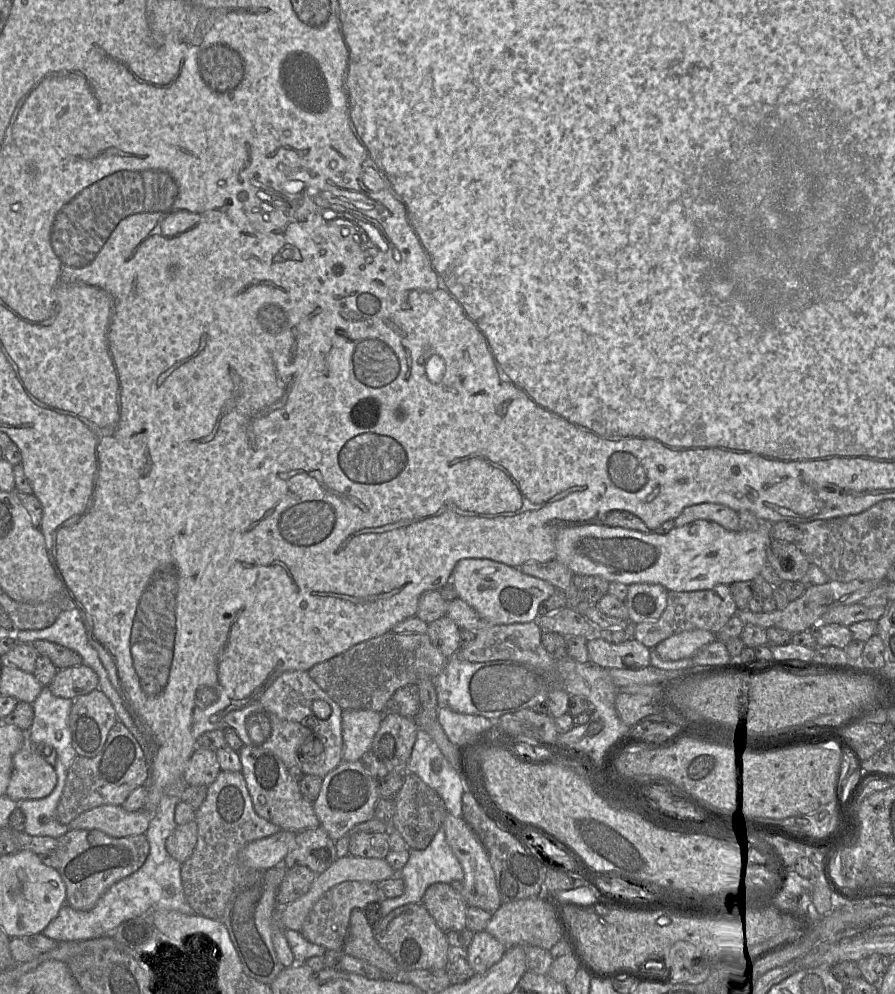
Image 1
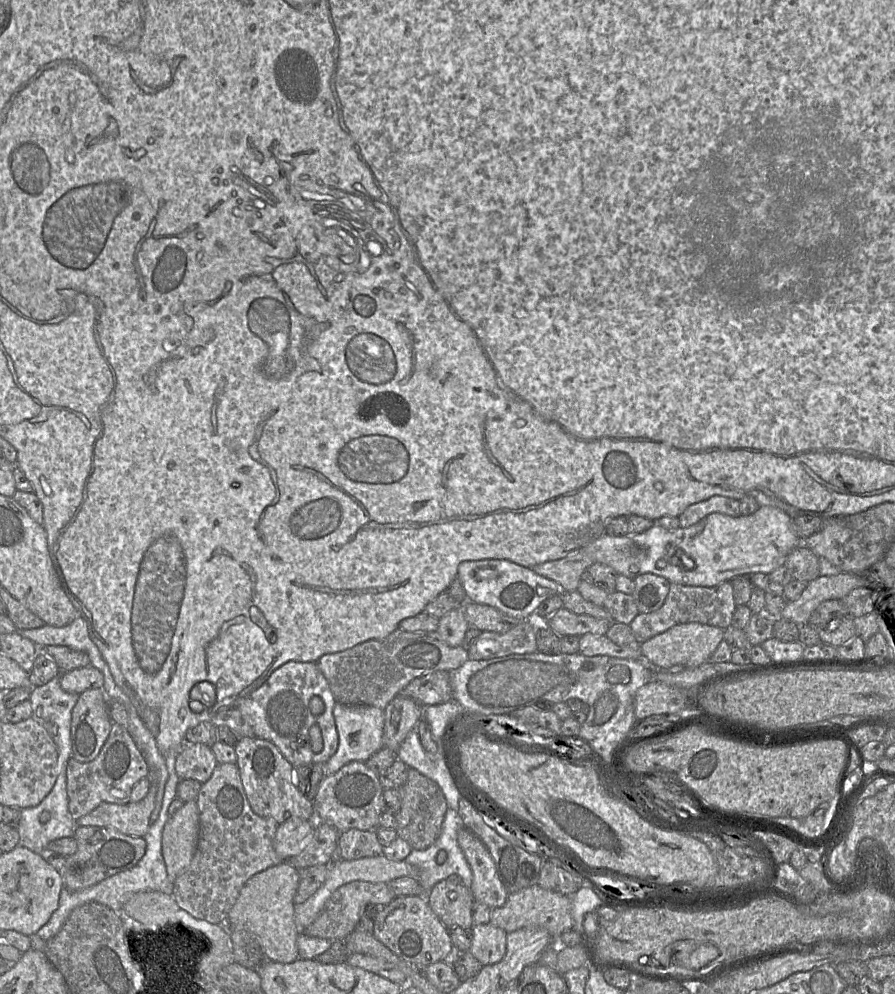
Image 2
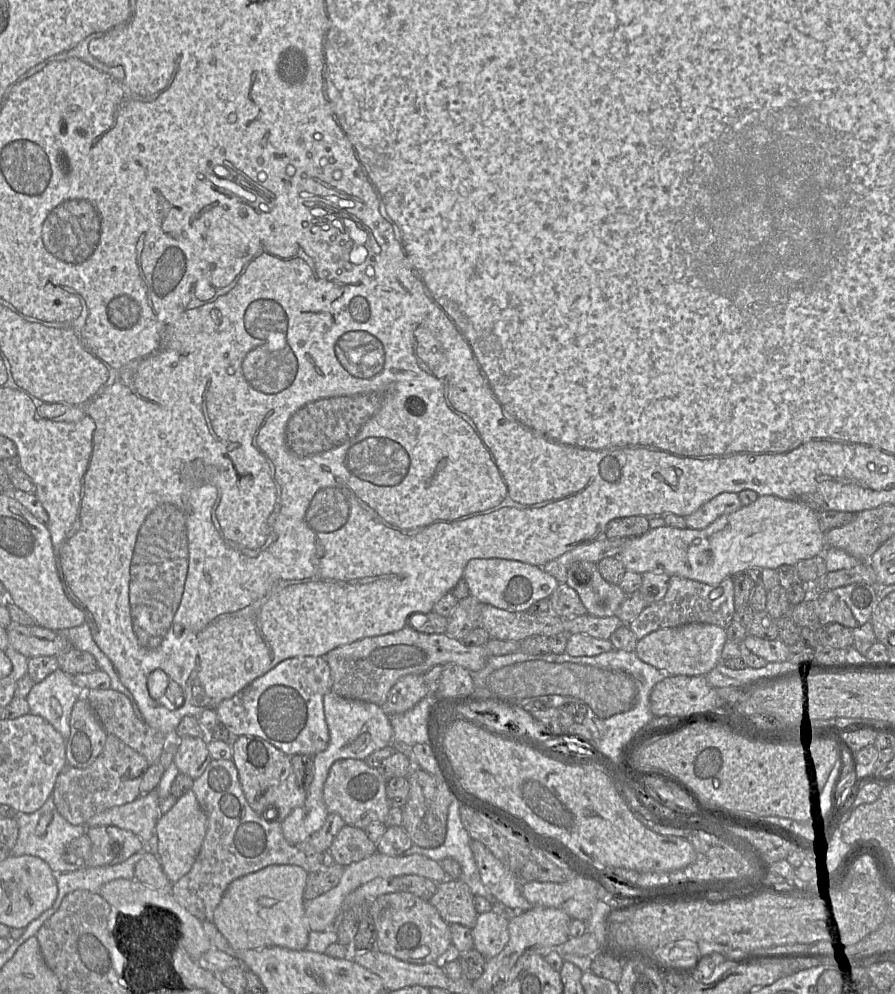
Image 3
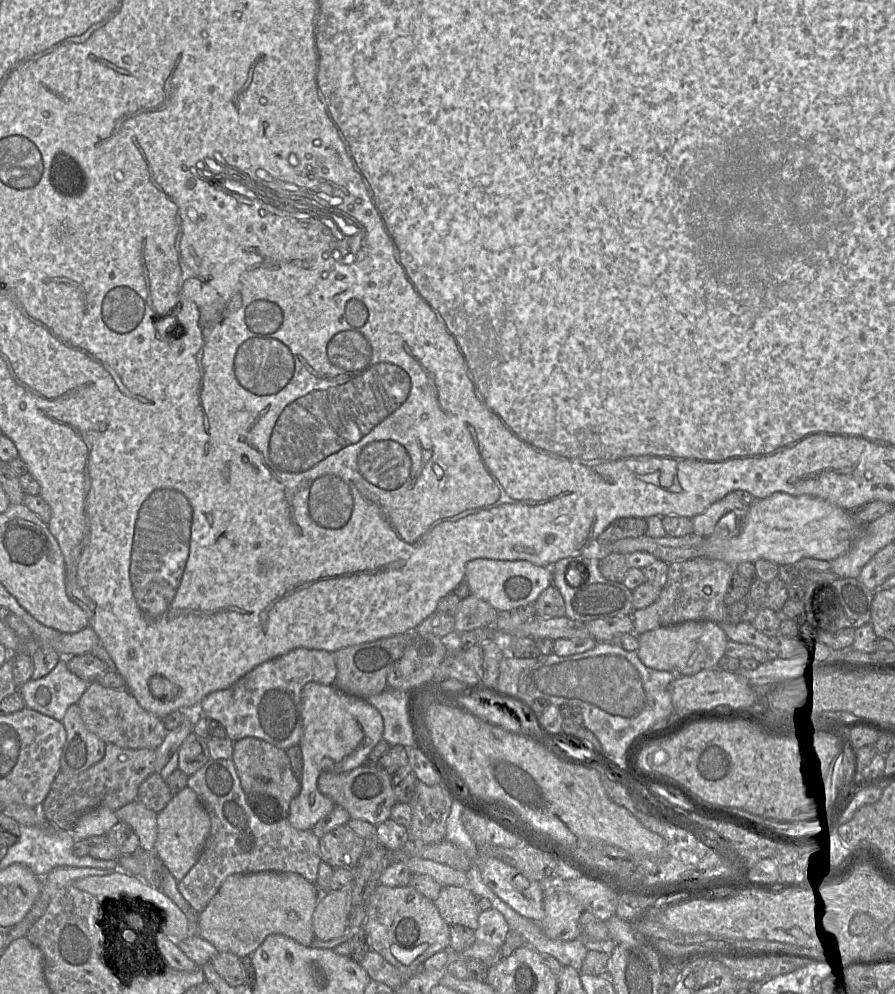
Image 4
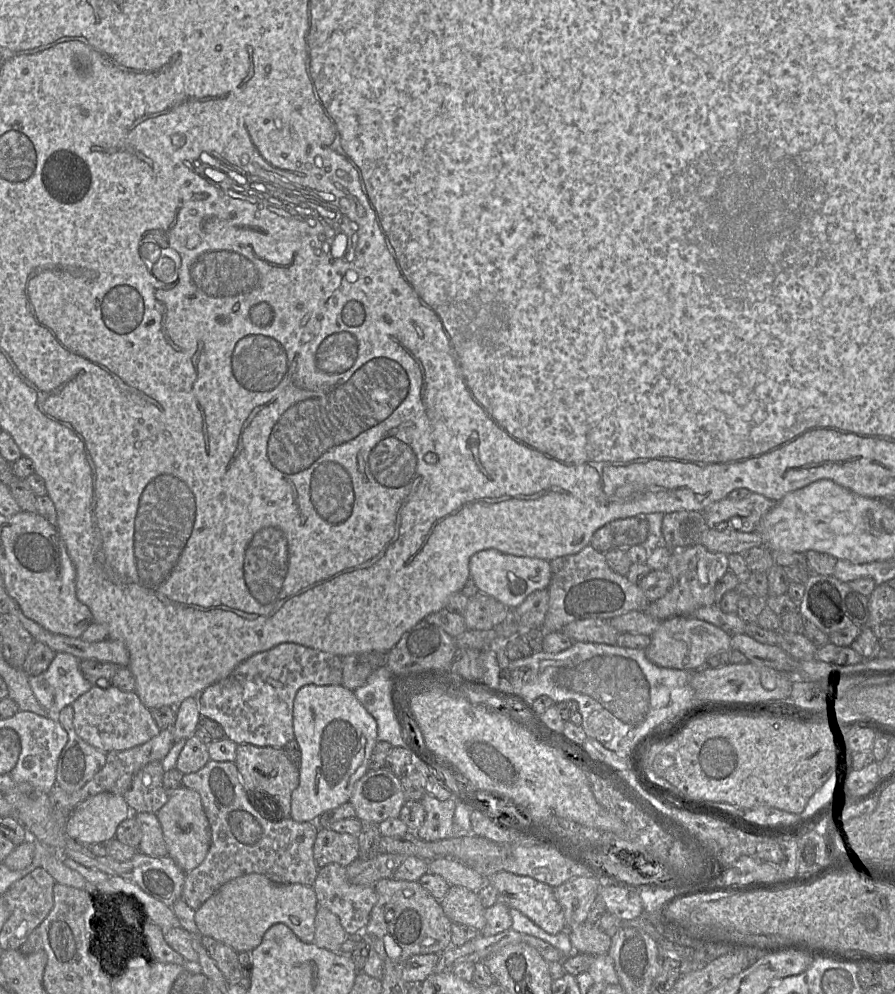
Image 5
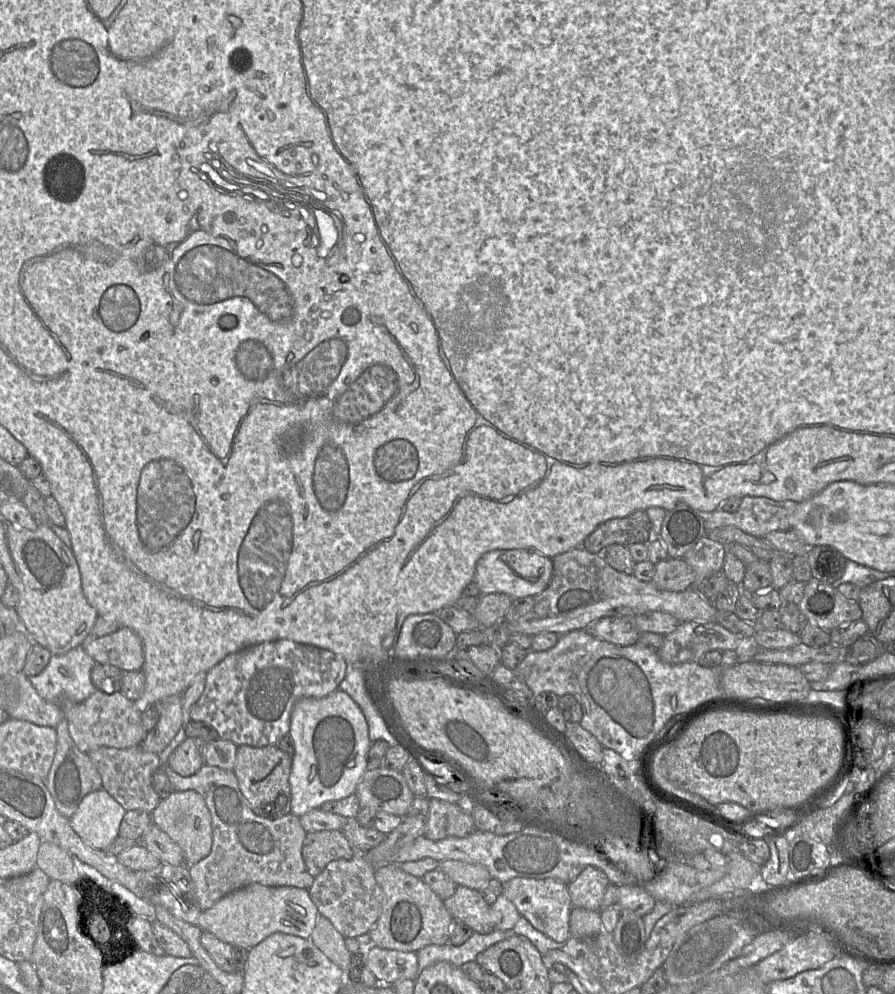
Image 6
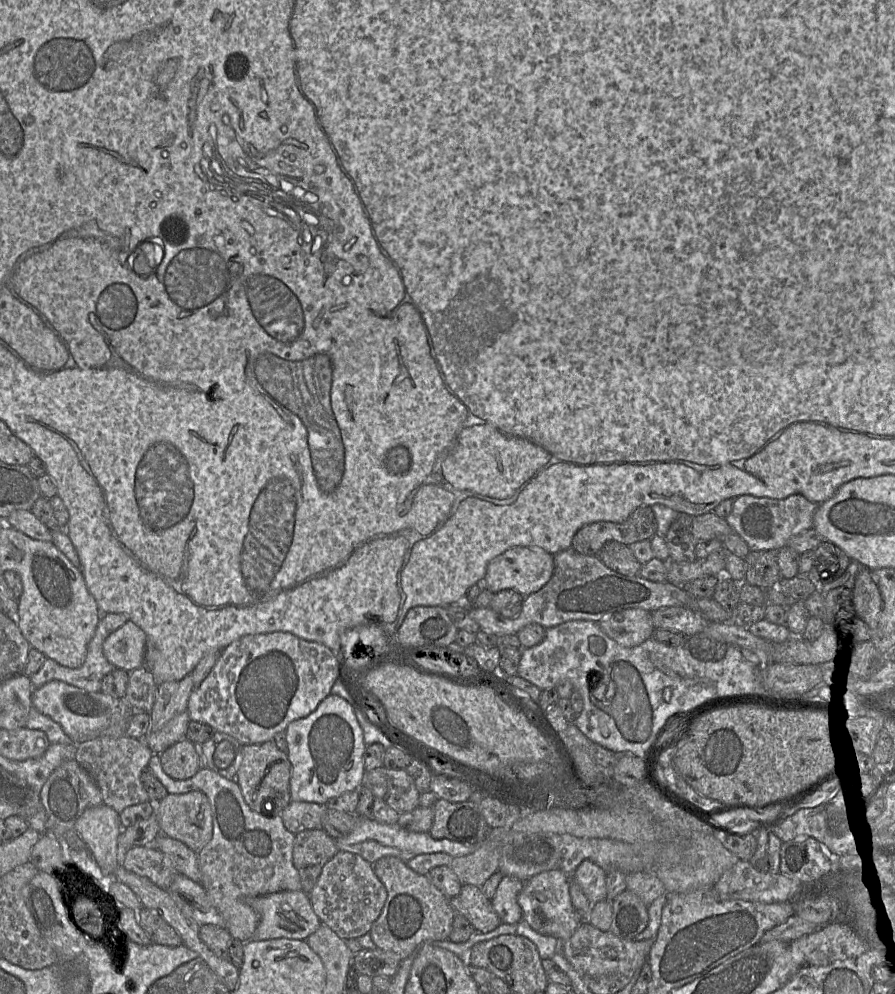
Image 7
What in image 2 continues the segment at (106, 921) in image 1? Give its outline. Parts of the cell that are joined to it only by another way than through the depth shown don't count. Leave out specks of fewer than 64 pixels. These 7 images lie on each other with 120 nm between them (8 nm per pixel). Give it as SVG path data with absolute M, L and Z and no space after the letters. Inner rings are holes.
M176 773L169 774L167 783L165 785L164 797L158 818L149 826L147 833L143 837L146 841L146 851L139 862L131 869L117 873L79 892L72 892L64 886L60 894L58 910L55 910L49 921L39 929L37 936L45 941L49 940L61 930L69 915L75 908L89 902L98 902L109 907L115 912L122 914L123 904L127 898L134 893L157 891L172 895L174 883L168 878L165 862L162 855L162 832L167 820L170 818L168 813L169 806L171 802L177 798L176 788L180 780L181 779Z

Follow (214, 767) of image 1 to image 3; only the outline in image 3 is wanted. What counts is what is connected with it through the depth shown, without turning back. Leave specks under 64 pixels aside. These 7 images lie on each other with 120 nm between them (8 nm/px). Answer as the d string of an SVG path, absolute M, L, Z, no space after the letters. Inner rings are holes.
M182 737L173 761L180 773L186 774L194 780L197 779L212 761L207 747L207 739Z

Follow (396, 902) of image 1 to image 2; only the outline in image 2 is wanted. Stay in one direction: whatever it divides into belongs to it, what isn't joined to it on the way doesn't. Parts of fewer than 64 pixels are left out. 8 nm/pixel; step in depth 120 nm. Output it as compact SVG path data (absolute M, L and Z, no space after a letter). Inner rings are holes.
M448 808L442 824L441 833L436 841L424 851L412 849L406 857L405 861L416 868L416 879L423 887L425 894L431 891L438 882L447 879L451 874L459 875L462 883L468 888L471 887L473 873L457 840L458 831L462 827L464 825L458 811Z

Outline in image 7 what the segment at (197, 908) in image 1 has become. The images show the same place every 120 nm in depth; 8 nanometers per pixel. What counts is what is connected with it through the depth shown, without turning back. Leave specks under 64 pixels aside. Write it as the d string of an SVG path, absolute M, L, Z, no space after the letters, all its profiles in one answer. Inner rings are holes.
M153 754L147 766L164 786L168 794L183 794L190 791L203 792L210 803L213 833L210 842L198 853L198 864L201 873L201 885L213 905L224 919L225 928L231 937L247 942L258 926L259 916L249 905L249 900L282 891L301 891L301 881L293 864L293 843L295 835L289 832L280 816L265 817L252 810L245 802L240 787L234 780L229 780L206 767L187 780L174 780L165 774L161 767L159 754Z

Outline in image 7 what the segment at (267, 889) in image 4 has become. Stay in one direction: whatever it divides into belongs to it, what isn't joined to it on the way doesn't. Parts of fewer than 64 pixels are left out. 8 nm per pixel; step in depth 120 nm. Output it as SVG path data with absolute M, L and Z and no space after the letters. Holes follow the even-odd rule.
M282 891L249 900L249 905L259 916L258 926L251 939L263 941L269 939L305 940L322 924L315 914L309 895L301 891Z

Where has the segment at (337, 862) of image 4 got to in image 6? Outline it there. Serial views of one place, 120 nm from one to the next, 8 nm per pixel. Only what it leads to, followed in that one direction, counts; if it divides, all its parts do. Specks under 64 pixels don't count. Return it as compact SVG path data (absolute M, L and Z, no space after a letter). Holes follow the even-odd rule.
M339 830L307 833L302 845L302 858L310 875L316 878L331 861L350 860L355 850Z

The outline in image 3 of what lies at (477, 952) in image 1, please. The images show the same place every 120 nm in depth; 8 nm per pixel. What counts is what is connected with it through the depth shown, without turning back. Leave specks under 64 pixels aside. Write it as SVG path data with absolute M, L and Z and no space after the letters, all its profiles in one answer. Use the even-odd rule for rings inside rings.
M491 910L478 914L472 931L474 948L486 959L498 955L509 941L508 926L512 910Z

